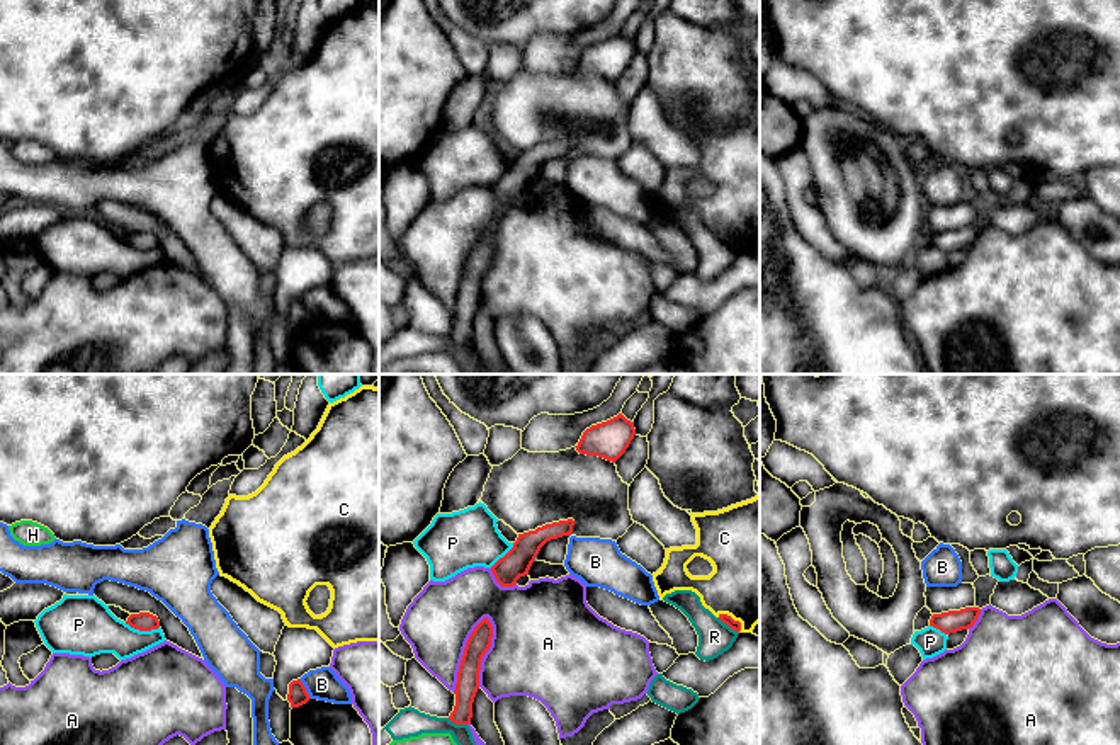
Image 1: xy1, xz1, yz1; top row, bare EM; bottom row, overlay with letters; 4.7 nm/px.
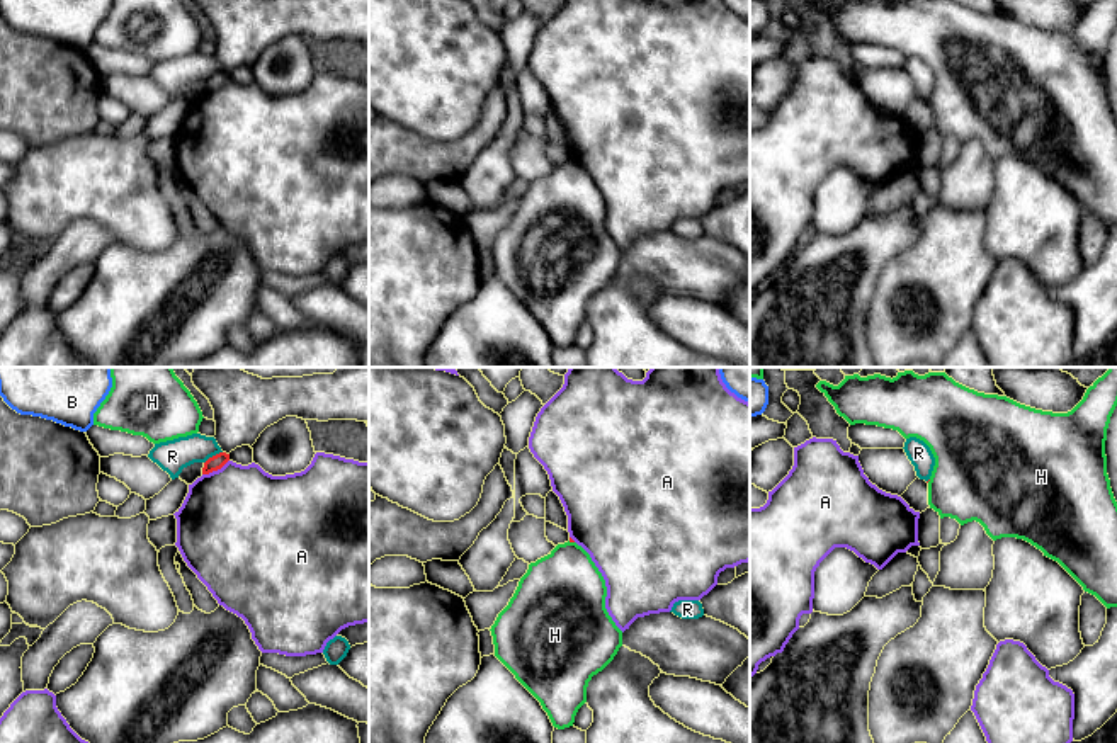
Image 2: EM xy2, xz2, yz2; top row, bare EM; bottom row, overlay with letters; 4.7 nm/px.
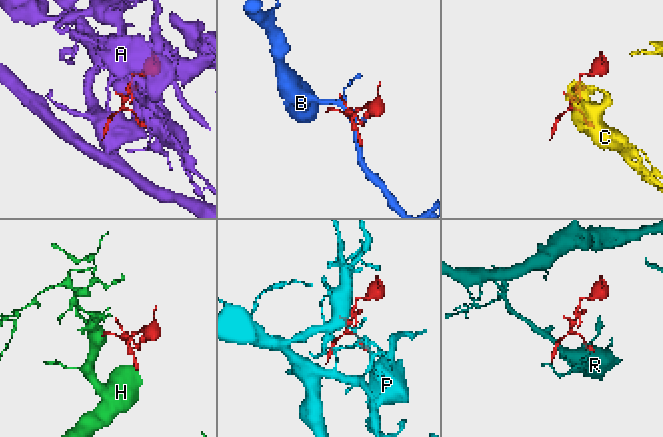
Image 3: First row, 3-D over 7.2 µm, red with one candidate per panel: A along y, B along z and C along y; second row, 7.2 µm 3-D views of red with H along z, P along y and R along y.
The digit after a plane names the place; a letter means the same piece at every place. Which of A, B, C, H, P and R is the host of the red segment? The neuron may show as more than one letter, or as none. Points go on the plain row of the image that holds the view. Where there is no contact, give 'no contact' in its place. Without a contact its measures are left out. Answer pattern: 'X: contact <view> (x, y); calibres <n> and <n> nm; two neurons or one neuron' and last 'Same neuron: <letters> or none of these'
A: contact xz1 (464, 272); calibres 110 and 320 nm; two neurons
B: contact xy1 (305, 308); calibres 90 and 150 nm; two neurons
C: contact xz1 (731, 237); calibres 50 and 440 nm; two neurons
H: contact xz2 (572, 160); calibres 20 and 380 nm; one neuron
P: contact xy1 (141, 249); calibres 90 and 260 nm; two neurons
R: contact xz1 (728, 244); calibres 50 and 160 nm; two neurons
Same neuron: H

